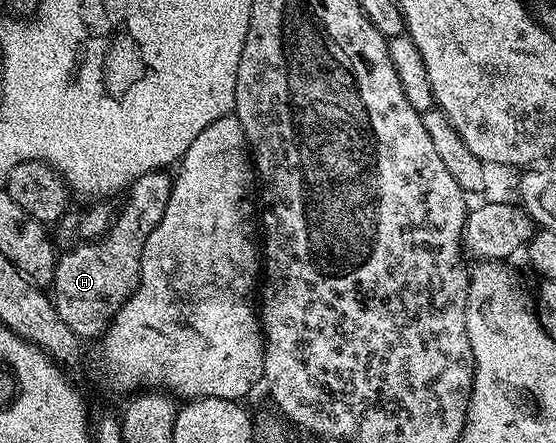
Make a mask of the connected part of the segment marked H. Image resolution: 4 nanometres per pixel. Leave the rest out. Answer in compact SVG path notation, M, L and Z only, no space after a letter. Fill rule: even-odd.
M167 171L141 175L131 184L126 194L127 202L120 213L118 210L110 233L102 240L92 239L74 246L56 260L53 282L55 310L68 325L69 331L76 333L80 339L102 338L117 311L121 311L123 304L135 293L145 239L149 239L153 227L157 227L165 215L172 180L172 174Z

